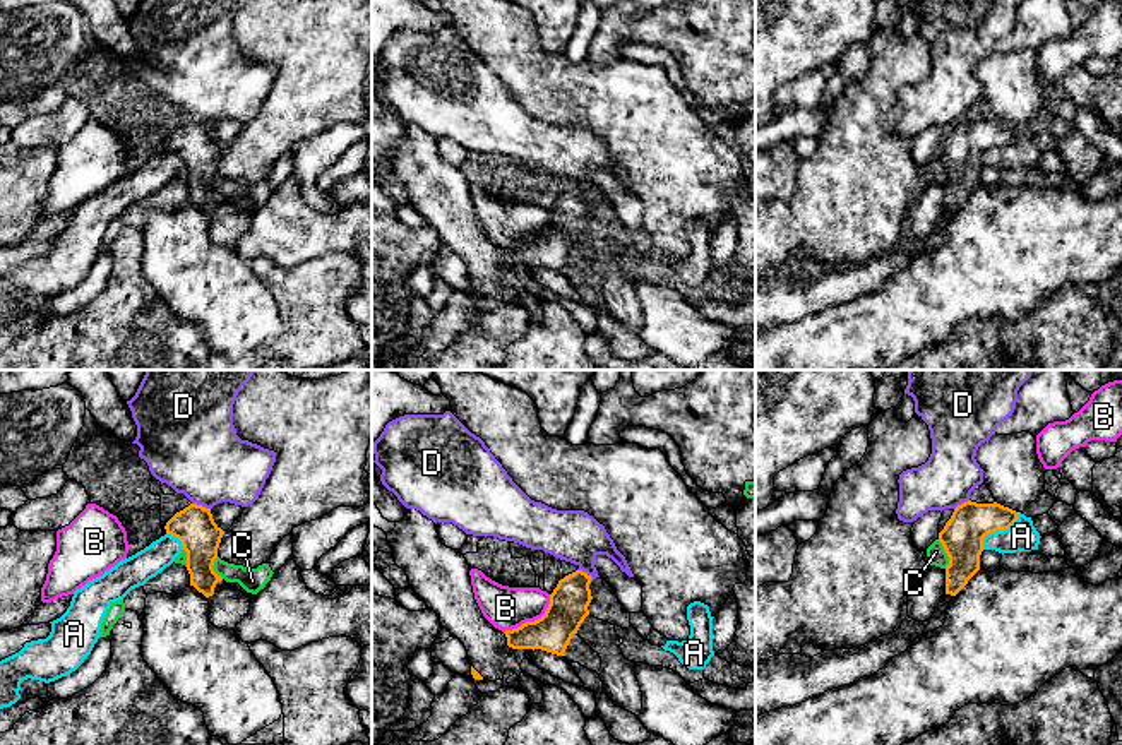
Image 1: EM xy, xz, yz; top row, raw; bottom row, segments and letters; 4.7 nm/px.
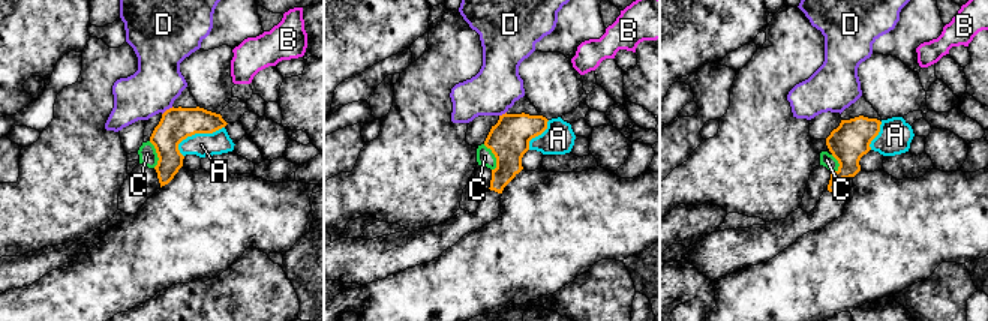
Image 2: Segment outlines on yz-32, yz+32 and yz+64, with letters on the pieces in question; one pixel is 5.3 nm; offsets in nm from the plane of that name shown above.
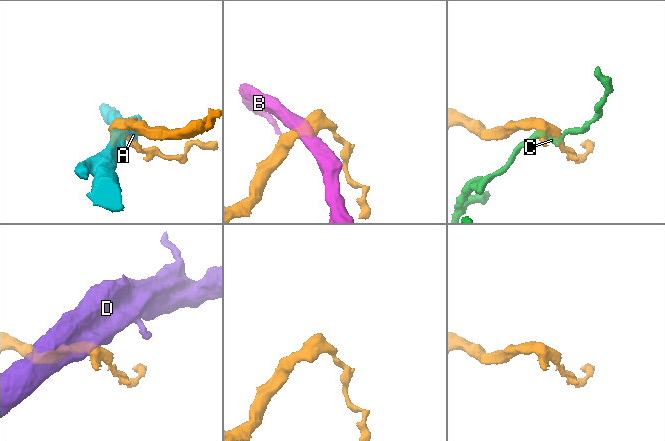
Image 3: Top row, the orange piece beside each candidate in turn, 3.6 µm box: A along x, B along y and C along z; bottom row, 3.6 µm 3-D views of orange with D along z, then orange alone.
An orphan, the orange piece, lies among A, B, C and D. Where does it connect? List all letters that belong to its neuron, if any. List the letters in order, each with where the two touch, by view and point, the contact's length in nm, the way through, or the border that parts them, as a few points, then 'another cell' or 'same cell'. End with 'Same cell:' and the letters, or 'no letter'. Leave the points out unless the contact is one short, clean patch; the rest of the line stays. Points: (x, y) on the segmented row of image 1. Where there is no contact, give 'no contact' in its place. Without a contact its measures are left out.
A: yz (997, 530) | 260 nm | another cell
B: xz (535, 620) | 280 nm | along xz (550, 595), (550, 603), (538, 619), (526, 620), (504, 632) | another cell
C: yz (946, 552) | 140 nm | along yz (937, 540), (948, 557), (946, 567) | another cell
D: xy (201, 506) | 90 nm | along xy (192, 502), (209, 509) | another cell
Same cell: no letter

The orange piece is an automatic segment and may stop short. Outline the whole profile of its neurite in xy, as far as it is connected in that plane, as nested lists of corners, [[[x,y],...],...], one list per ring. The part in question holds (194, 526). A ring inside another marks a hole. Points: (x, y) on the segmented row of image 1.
[[[190,504],[164,526],[166,534],[178,538],[187,551],[190,586],[209,601],[209,620],[214,627],[235,630],[250,610],[250,598],[235,591],[212,569],[224,531],[214,522],[211,509]]]

